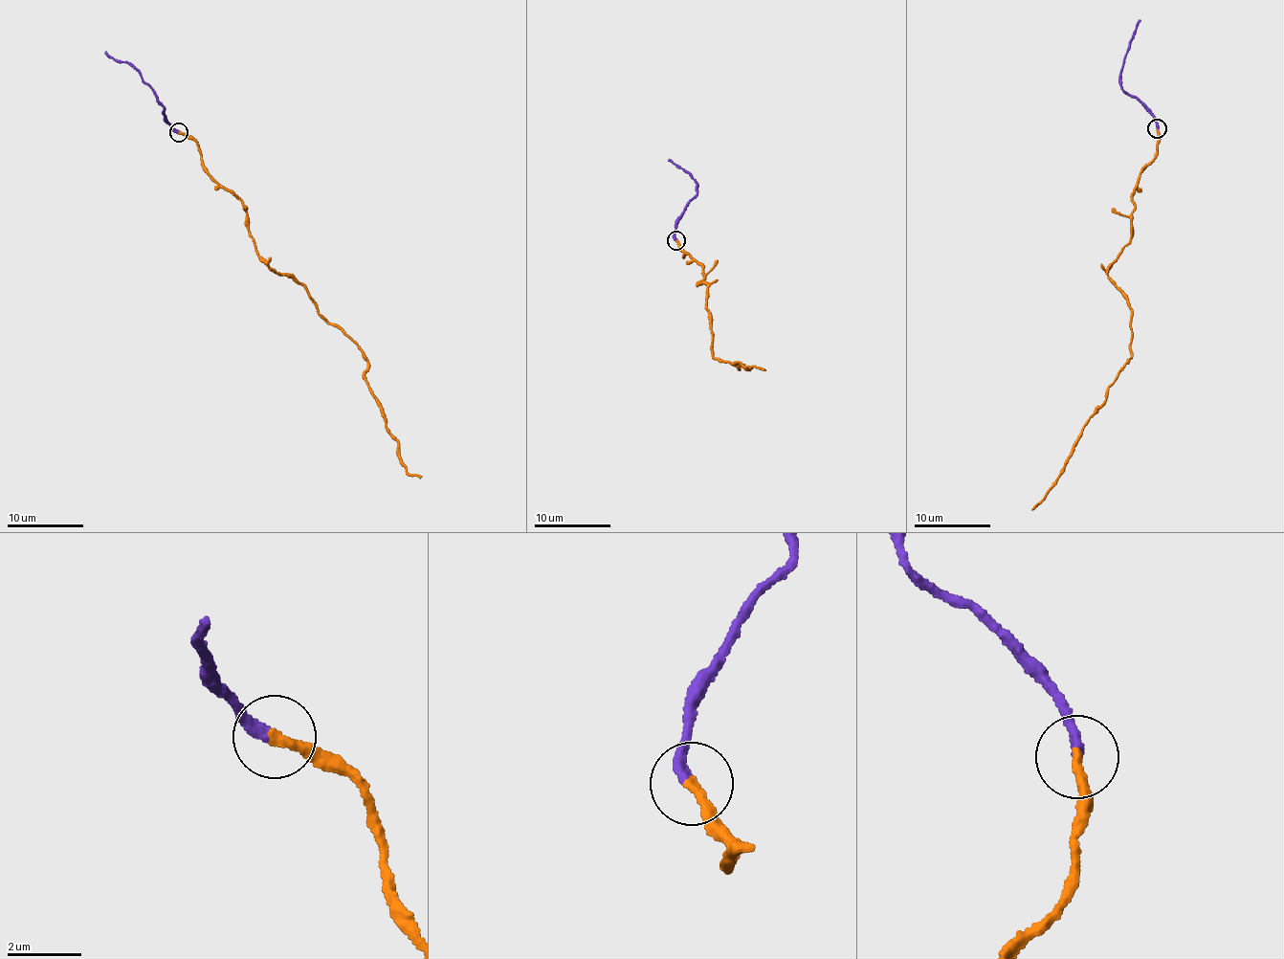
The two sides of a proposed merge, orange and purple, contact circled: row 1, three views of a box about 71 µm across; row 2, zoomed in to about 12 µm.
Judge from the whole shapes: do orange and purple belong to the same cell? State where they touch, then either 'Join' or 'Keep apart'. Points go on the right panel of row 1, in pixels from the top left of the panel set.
Place: (1157, 128). Join

